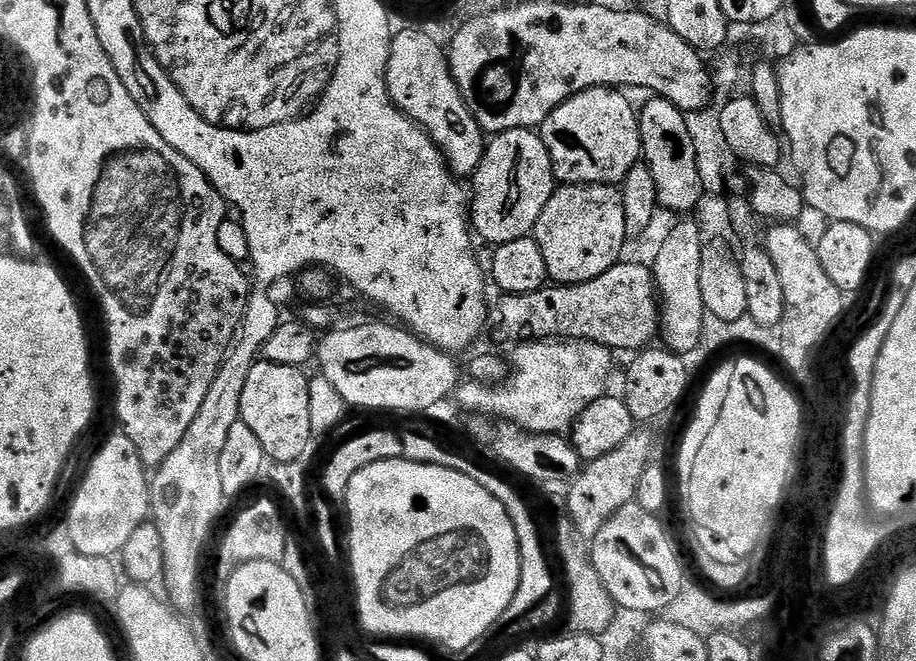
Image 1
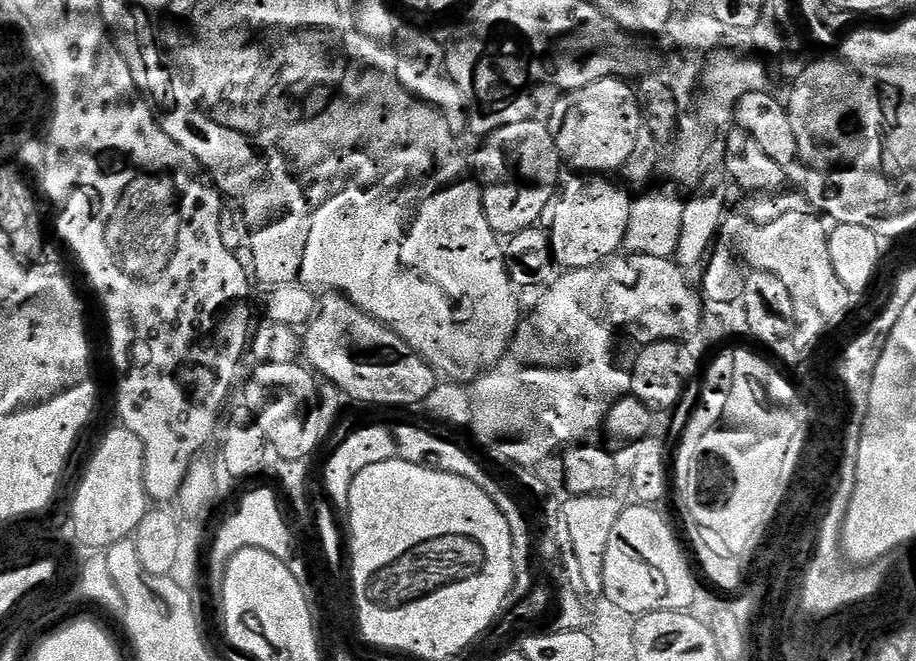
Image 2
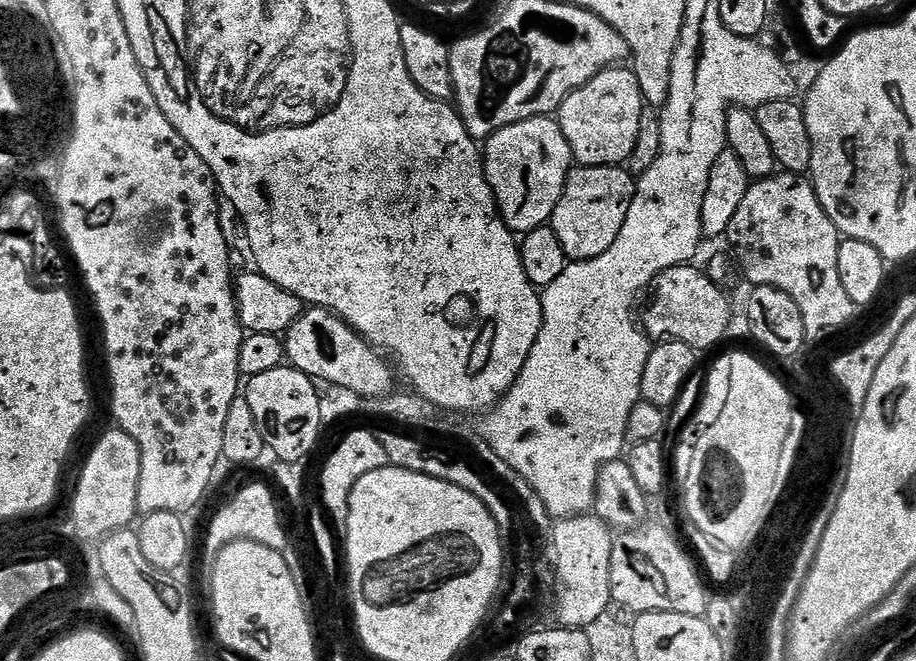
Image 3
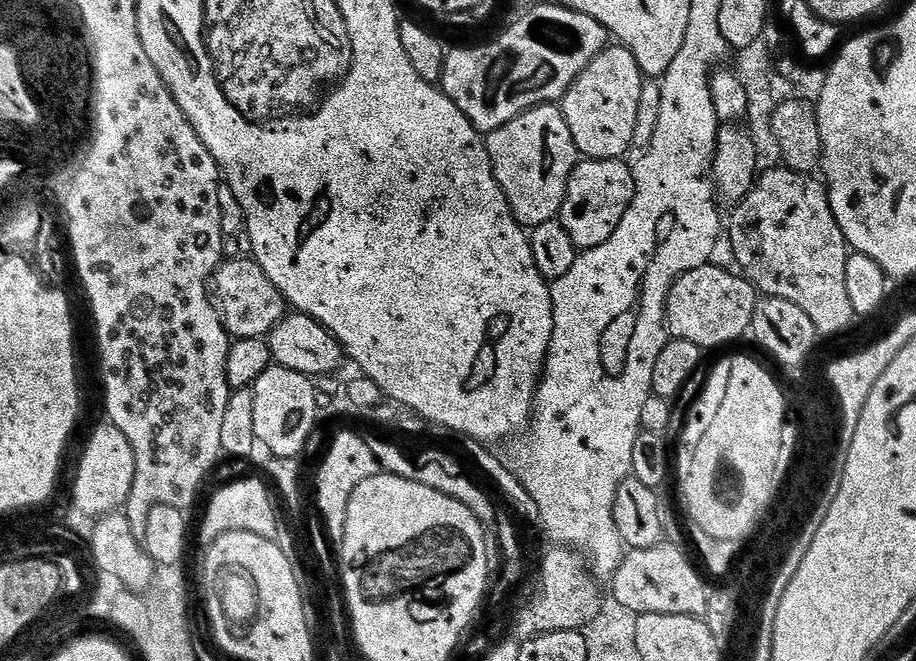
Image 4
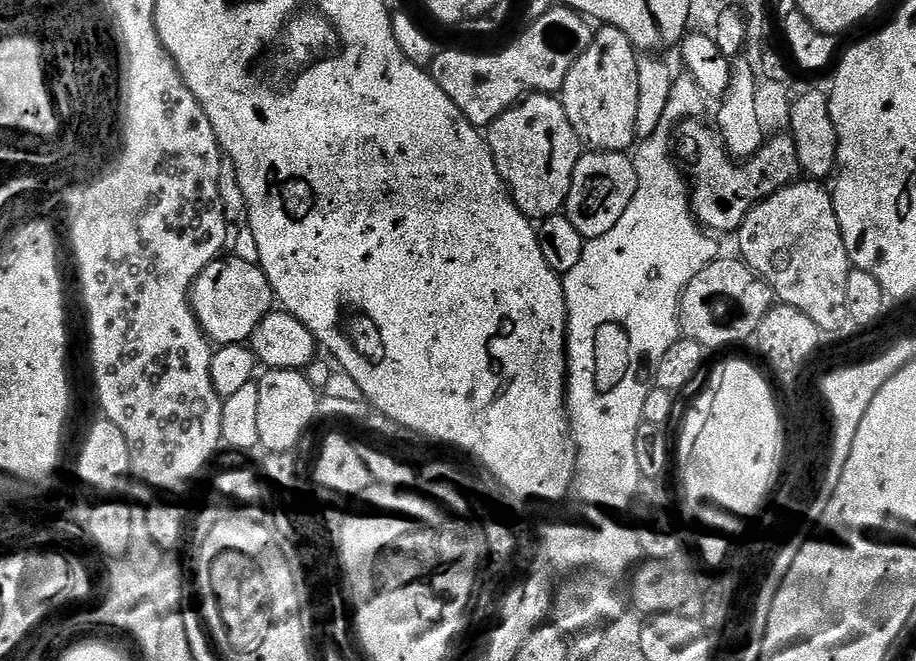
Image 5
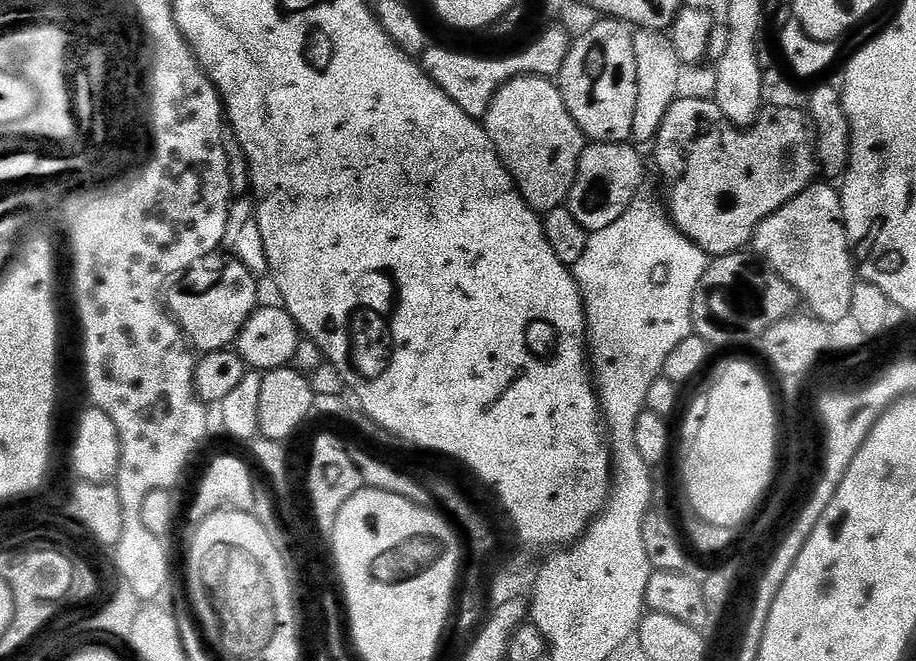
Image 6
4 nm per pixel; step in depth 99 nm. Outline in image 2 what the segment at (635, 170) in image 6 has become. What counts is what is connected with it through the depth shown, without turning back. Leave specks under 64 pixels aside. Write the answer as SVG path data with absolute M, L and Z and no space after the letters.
M572 174L569 180L561 179L560 187L546 202L540 224L548 234L552 258L561 269L599 269L603 260L624 248L633 197L623 183L612 180L600 174Z

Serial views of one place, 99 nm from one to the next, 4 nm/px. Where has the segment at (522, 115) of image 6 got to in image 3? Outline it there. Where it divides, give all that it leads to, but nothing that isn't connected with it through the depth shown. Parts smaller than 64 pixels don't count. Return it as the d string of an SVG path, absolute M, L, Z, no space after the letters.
M535 116L514 122L514 126L506 126L488 137L482 155L488 185L509 230L523 234L545 227L574 167L570 142L566 142L566 134L562 134L559 119Z

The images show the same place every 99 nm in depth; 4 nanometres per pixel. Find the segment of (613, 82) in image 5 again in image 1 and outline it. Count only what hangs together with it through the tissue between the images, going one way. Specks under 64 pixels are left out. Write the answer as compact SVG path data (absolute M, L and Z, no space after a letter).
M588 88L559 104L544 123L539 134L550 154L552 169L561 185L619 185L635 164L641 163L640 117L620 90Z

